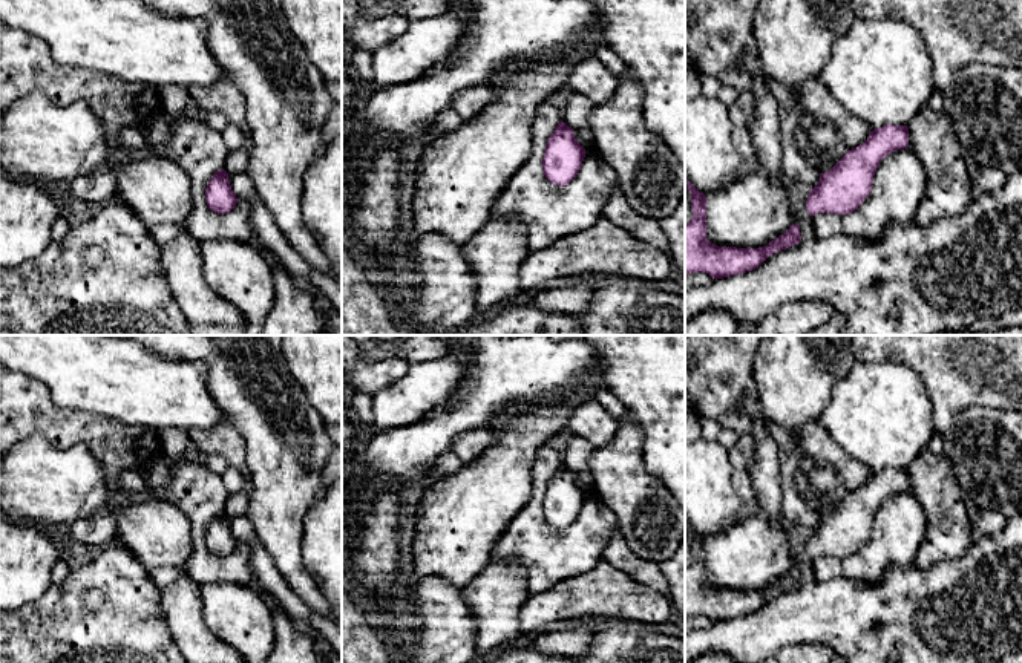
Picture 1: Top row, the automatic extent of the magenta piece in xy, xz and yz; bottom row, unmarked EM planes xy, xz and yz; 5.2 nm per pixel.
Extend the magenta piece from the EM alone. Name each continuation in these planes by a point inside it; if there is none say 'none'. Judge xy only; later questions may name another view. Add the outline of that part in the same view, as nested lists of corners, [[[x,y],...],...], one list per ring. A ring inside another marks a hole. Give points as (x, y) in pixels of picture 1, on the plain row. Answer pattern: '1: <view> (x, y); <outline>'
none

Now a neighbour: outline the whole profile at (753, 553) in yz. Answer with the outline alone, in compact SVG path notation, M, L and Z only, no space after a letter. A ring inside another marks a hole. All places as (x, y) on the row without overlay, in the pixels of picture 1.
M755 514L706 539L706 582L717 590L760 591L792 568L791 530Z

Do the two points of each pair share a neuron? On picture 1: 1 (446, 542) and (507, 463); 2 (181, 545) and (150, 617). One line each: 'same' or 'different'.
1: same
2: different

